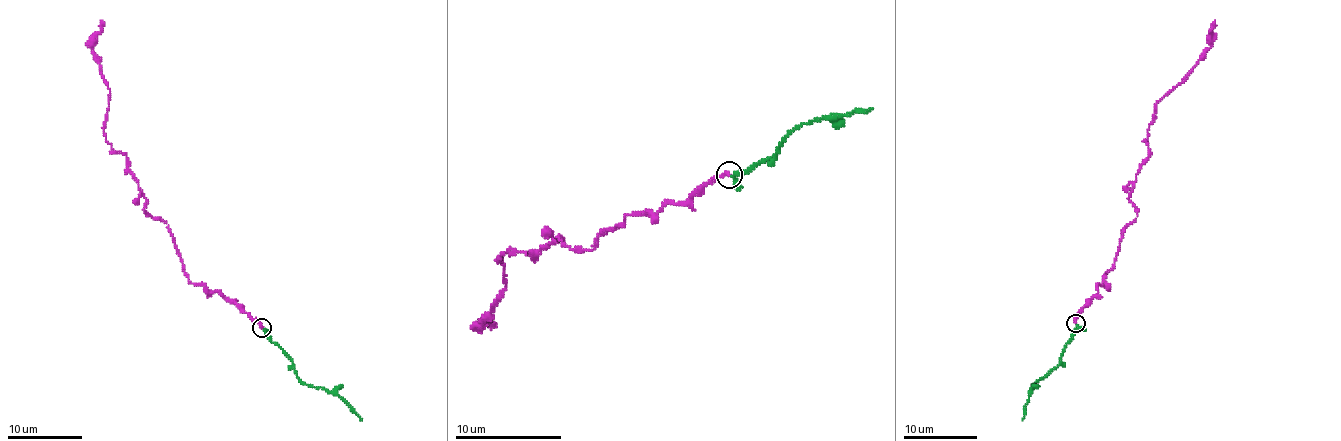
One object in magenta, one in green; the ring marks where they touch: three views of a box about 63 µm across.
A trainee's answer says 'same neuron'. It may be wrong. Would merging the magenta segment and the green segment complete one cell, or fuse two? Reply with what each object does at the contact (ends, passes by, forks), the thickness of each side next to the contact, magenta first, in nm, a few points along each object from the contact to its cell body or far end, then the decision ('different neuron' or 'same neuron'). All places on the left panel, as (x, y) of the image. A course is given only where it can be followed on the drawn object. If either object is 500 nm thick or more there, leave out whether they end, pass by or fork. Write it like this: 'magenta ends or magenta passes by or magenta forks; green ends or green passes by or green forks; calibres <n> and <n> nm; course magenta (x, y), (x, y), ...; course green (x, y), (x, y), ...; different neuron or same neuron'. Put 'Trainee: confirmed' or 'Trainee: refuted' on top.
Trainee: confirmed
magenta ends; green passes by; calibres 200 and 190 nm; course magenta (261, 327), (188, 281), (166, 223), (144, 209), (126, 156), (106, 139), (110, 88), (93, 49), (102, 20); course green (263, 328), (283, 351), (296, 375), (306, 384), (333, 391), (362, 420); same neuron

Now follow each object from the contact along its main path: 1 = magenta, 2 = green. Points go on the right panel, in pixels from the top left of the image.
1: (1076, 322), (1104, 284), (1123, 232), (1137, 216), (1129, 198), (1148, 156), (1154, 106), (1211, 46), (1215, 20)
2: (1076, 324), (1059, 363), (1032, 389), (1022, 420)

